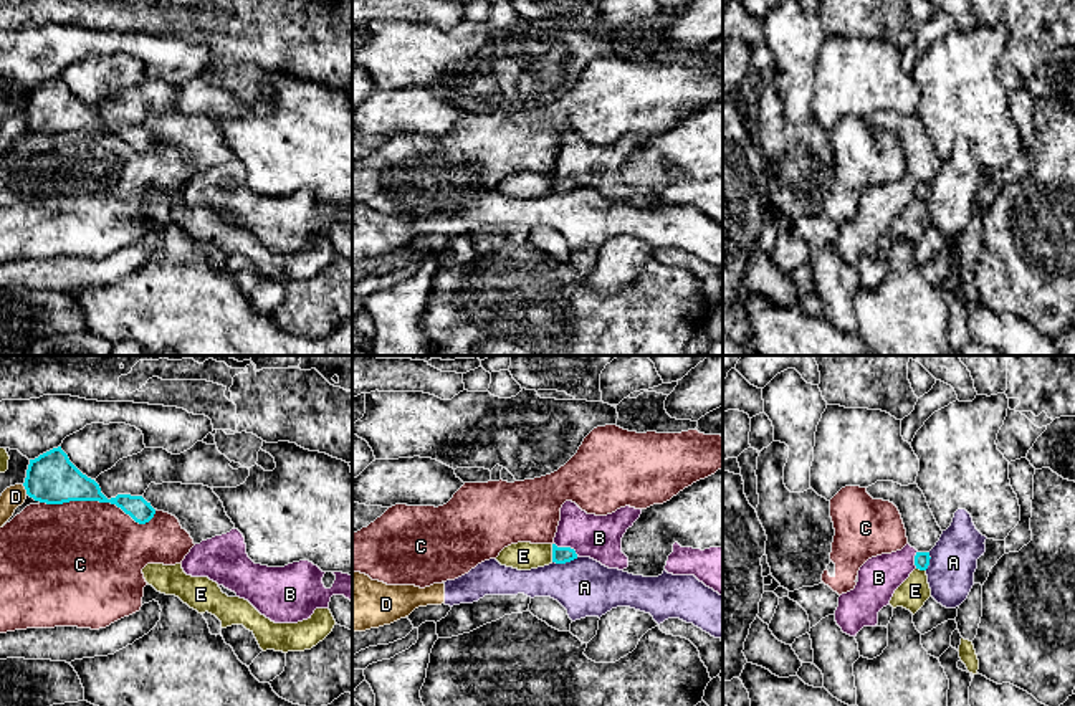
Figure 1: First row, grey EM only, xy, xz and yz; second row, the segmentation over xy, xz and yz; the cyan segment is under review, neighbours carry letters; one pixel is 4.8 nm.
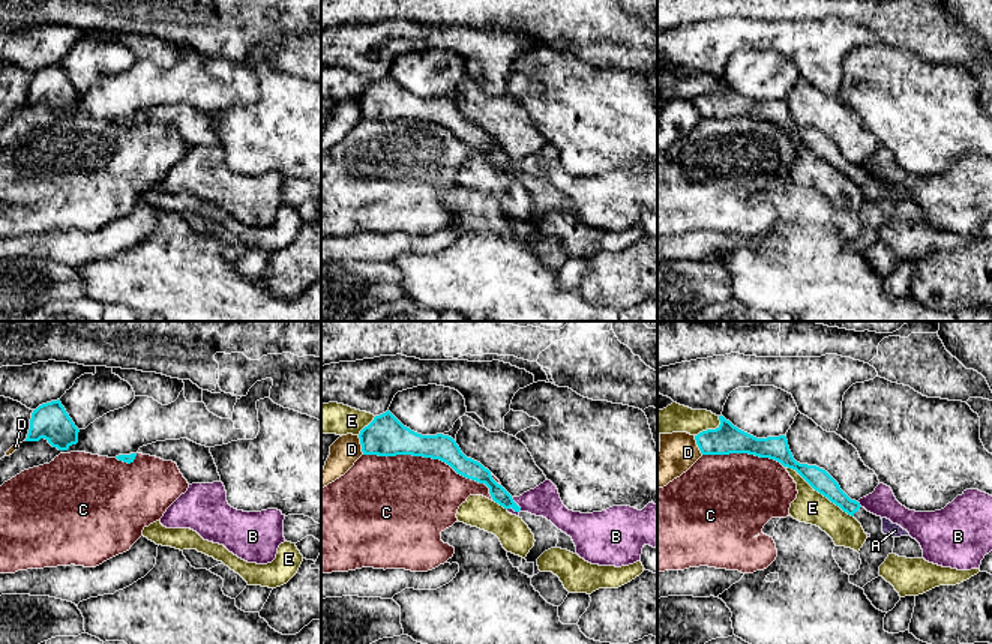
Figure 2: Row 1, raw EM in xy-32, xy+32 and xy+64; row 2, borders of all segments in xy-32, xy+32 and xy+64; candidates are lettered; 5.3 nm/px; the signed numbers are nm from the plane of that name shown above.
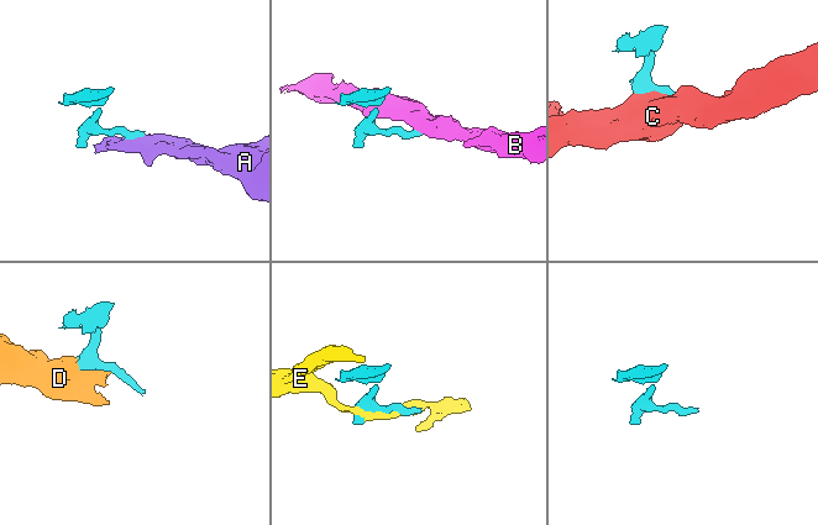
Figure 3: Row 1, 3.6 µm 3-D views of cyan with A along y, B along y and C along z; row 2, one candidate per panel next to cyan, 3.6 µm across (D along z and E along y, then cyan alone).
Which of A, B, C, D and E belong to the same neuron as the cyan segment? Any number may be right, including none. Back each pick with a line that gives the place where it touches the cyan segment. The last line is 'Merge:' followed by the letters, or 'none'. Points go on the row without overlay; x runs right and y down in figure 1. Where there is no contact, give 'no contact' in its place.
Merge: none

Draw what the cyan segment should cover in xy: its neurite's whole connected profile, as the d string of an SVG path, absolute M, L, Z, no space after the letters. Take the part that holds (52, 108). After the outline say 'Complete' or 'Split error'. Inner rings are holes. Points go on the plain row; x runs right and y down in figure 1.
M61 76L30 89L23 116L30 127L46 134L69 131L111 132L139 154L149 152L155 144L155 139L142 126L117 124L108 129L99 114L83 104Z. Complete

